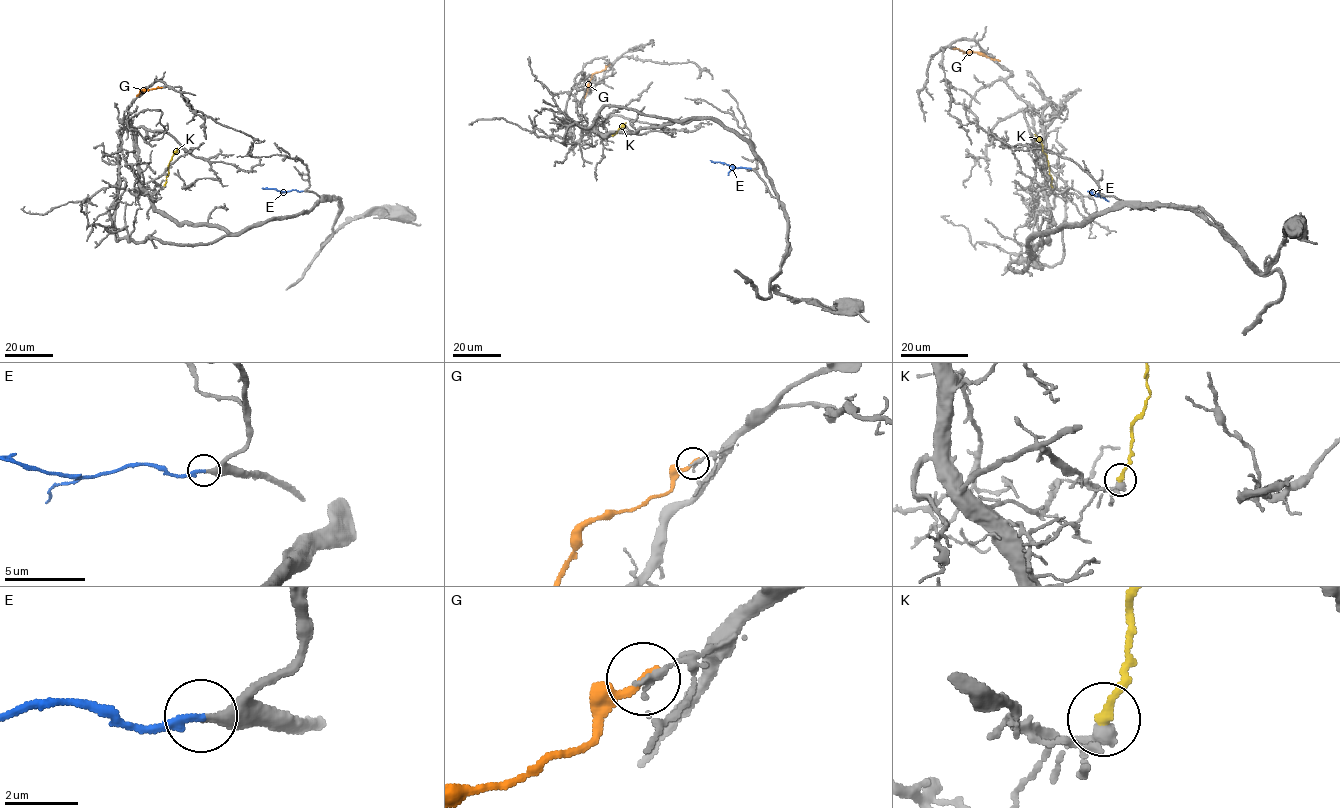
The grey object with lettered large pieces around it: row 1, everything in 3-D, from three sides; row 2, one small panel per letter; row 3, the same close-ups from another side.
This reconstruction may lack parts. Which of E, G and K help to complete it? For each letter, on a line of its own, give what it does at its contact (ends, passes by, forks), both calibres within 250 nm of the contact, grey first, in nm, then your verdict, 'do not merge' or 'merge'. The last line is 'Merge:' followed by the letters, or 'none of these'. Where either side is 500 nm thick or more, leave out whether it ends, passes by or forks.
E: it ends there; 320 nm thick on the grey side, 240 nm on the other; merge
G: it ends there; 200 nm thick on the grey side, 260 nm on the other; do not merge
K: it ends there; 440 nm thick on the grey side, 240 nm on the other; do not merge
Merge: E

